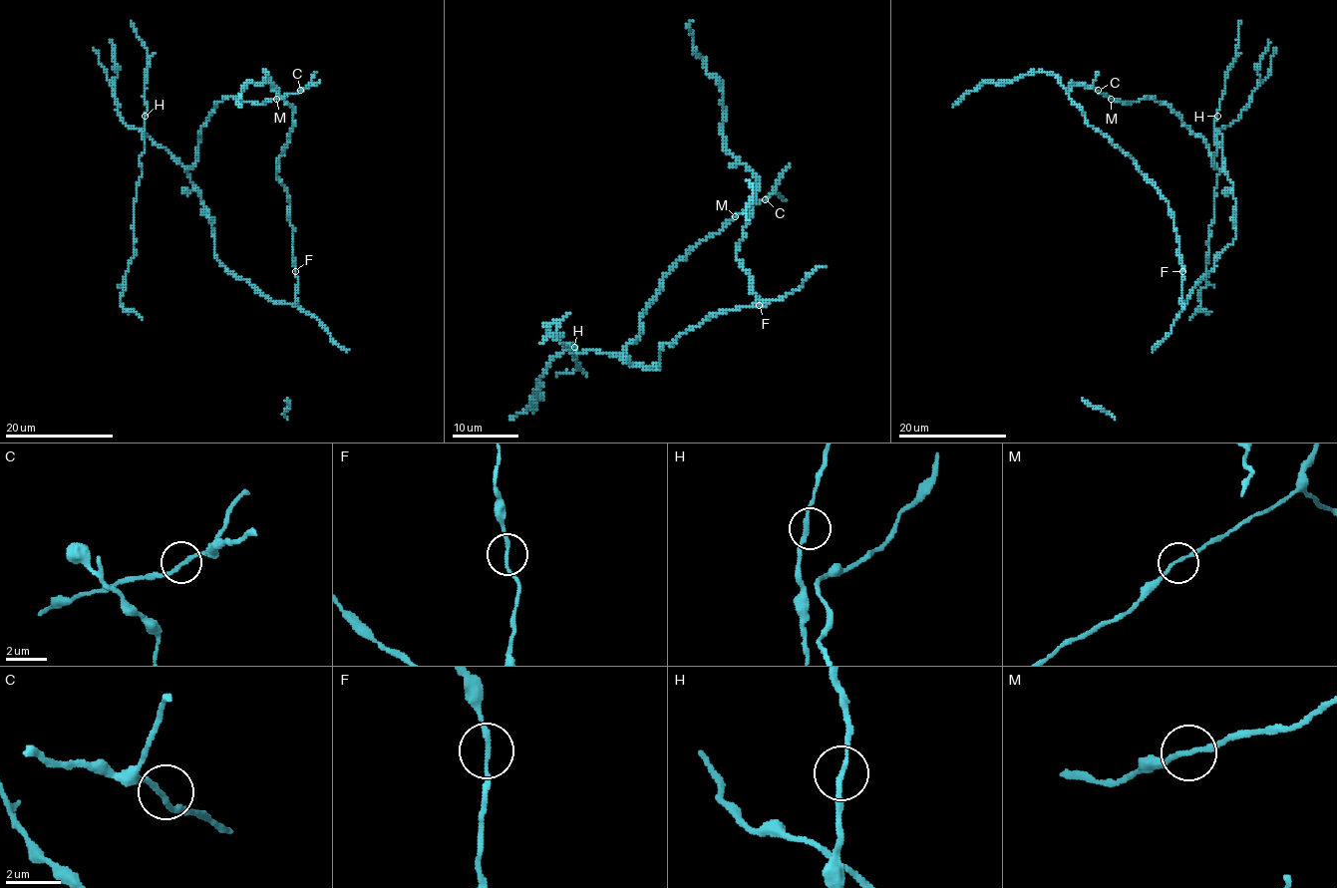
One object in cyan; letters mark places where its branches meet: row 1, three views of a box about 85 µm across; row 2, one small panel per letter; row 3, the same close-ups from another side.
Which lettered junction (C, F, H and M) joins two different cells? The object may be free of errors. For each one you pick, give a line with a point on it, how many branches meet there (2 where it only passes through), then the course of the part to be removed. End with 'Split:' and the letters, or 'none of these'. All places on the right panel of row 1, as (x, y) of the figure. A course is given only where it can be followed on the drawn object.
Split: none of these

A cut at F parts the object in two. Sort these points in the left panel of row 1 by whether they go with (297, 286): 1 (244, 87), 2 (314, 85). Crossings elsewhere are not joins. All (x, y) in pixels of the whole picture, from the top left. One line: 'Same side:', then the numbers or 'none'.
Same side: 2

